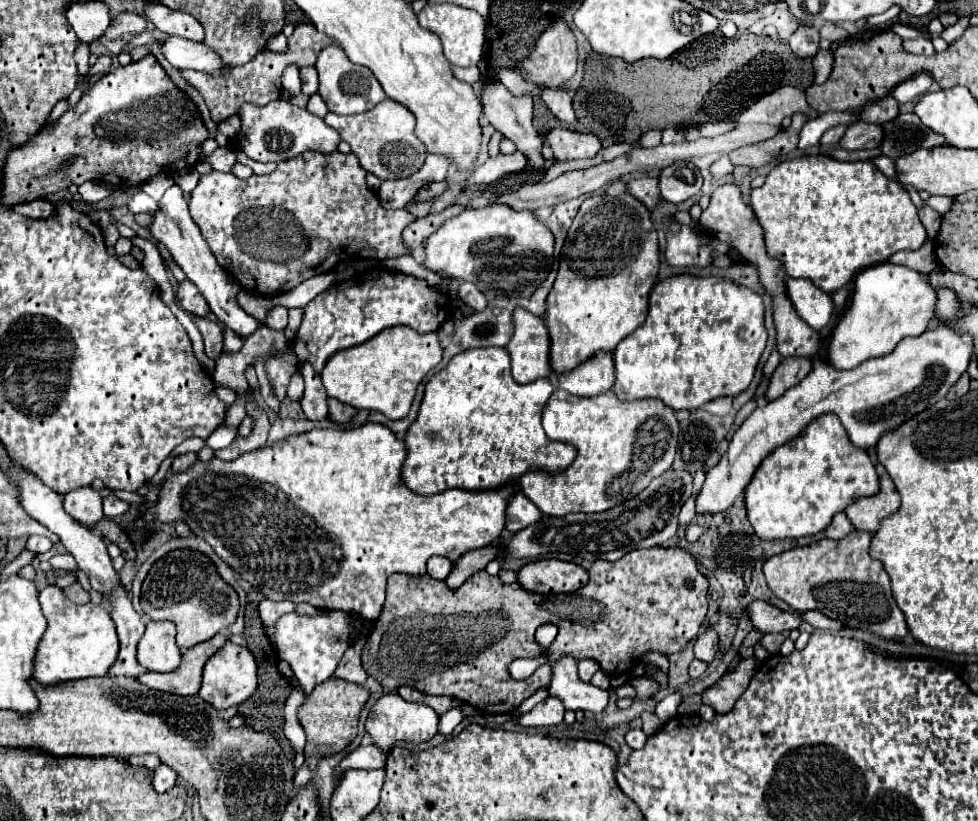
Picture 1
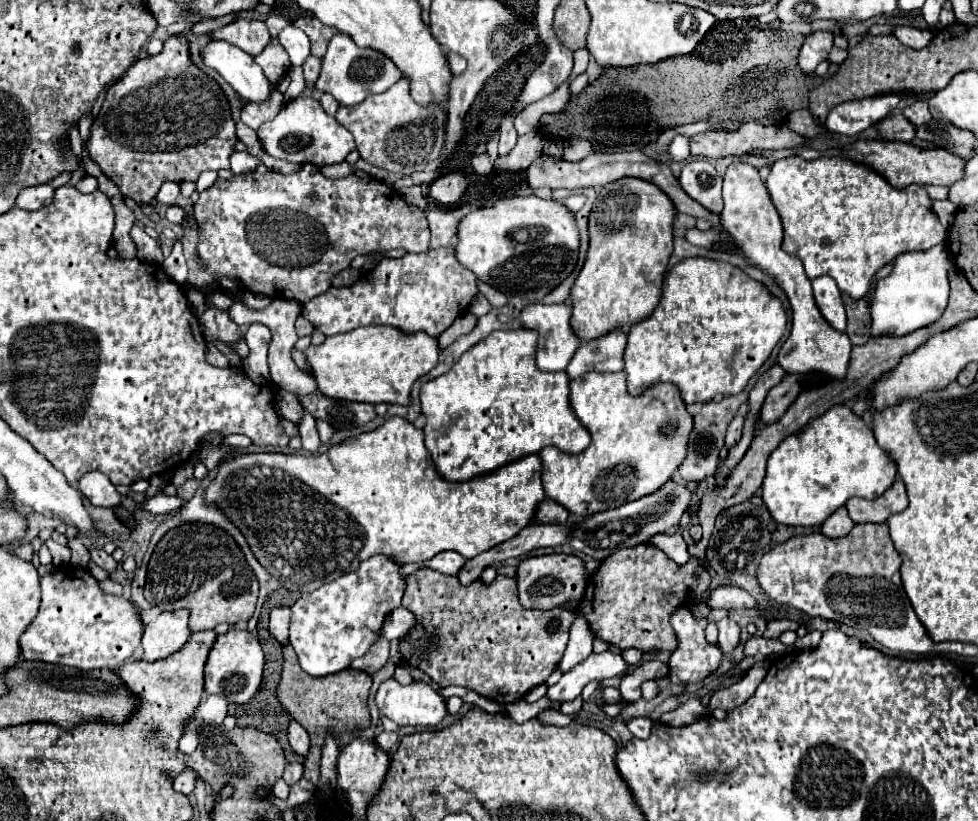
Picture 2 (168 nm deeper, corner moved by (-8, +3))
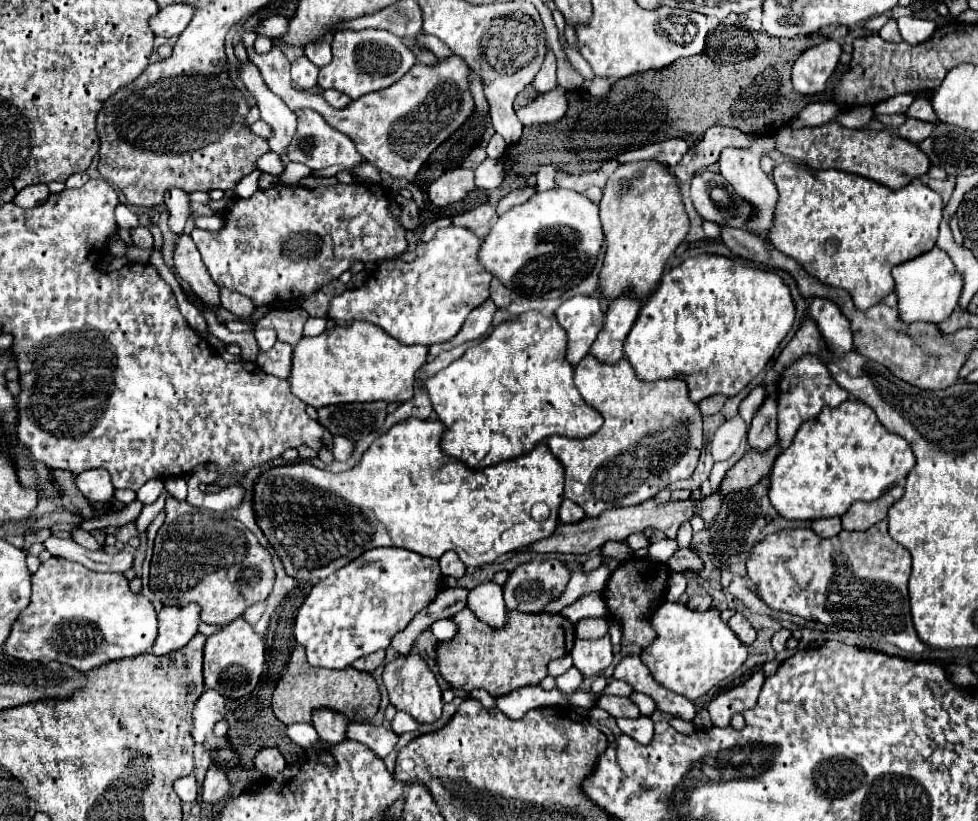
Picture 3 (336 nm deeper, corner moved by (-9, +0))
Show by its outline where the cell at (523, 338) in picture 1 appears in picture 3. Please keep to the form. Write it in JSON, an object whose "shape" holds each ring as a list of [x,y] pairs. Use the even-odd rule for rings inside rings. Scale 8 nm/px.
{"shape":[[[575,295],[559,305],[555,317],[567,333],[565,359],[575,367],[589,353],[599,333],[599,325],[603,323],[601,303],[597,297]]]}

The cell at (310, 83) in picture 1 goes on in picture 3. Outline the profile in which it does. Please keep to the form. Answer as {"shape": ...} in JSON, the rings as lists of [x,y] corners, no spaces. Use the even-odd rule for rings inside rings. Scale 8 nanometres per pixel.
{"shape":[[[305,55],[297,57],[291,63],[291,77],[301,89],[315,87],[317,85],[317,73],[319,73],[319,67],[315,67],[315,63],[311,63]]]}

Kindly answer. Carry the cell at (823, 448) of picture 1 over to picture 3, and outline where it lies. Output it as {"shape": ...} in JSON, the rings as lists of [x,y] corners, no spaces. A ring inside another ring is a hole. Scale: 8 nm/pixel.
{"shape":[[[843,401],[835,409],[825,407],[817,419],[799,427],[791,445],[775,459],[769,499],[785,519],[841,517],[851,503],[879,499],[885,491],[905,481],[913,465],[913,451],[903,437],[885,431],[865,403]]]}

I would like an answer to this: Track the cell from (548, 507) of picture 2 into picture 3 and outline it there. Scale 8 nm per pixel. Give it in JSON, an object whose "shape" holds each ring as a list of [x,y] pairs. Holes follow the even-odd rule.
{"shape":[[[563,499],[561,507],[559,507],[559,521],[561,523],[575,523],[583,517],[585,517],[585,513],[577,503],[571,503],[569,499]]]}

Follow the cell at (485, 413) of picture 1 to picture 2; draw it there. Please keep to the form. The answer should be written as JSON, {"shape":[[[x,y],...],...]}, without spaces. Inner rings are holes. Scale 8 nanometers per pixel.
{"shape":[[[530,328],[496,330],[468,352],[442,376],[422,384],[420,402],[426,416],[426,448],[438,472],[452,482],[464,482],[478,474],[488,474],[522,456],[538,454],[544,446],[558,446],[564,452],[582,452],[590,444],[590,432],[582,428],[570,408],[570,378],[566,372],[542,372],[534,366],[538,332]]]}

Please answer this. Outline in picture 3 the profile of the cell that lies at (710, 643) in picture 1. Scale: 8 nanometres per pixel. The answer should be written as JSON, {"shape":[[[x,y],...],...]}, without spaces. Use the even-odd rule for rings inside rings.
{"shape":[[[735,613],[735,615],[729,619],[727,625],[729,625],[731,631],[735,631],[735,635],[743,641],[743,645],[749,647],[749,645],[755,641],[755,631],[753,631],[751,623],[749,623],[741,613]]]}

